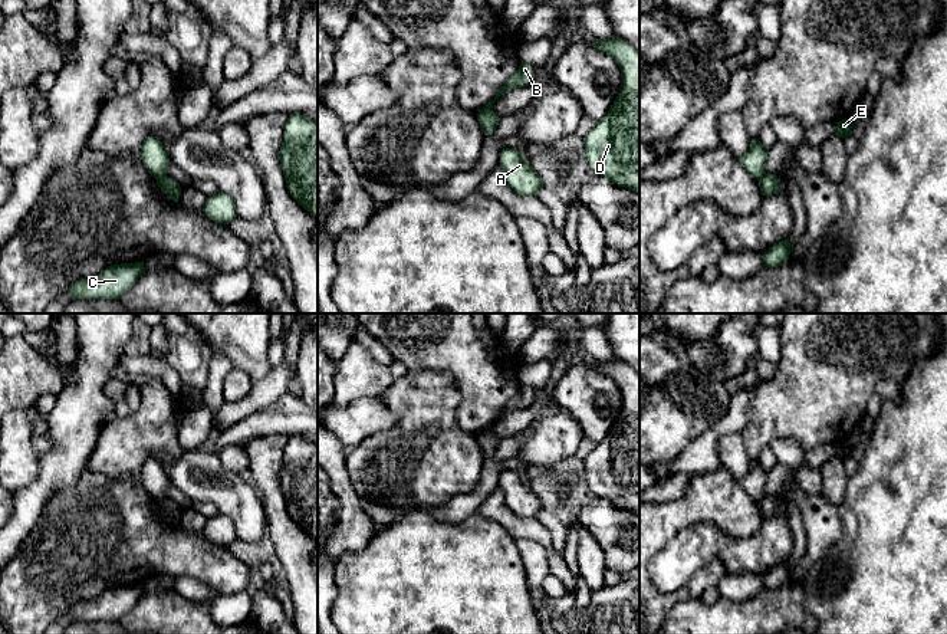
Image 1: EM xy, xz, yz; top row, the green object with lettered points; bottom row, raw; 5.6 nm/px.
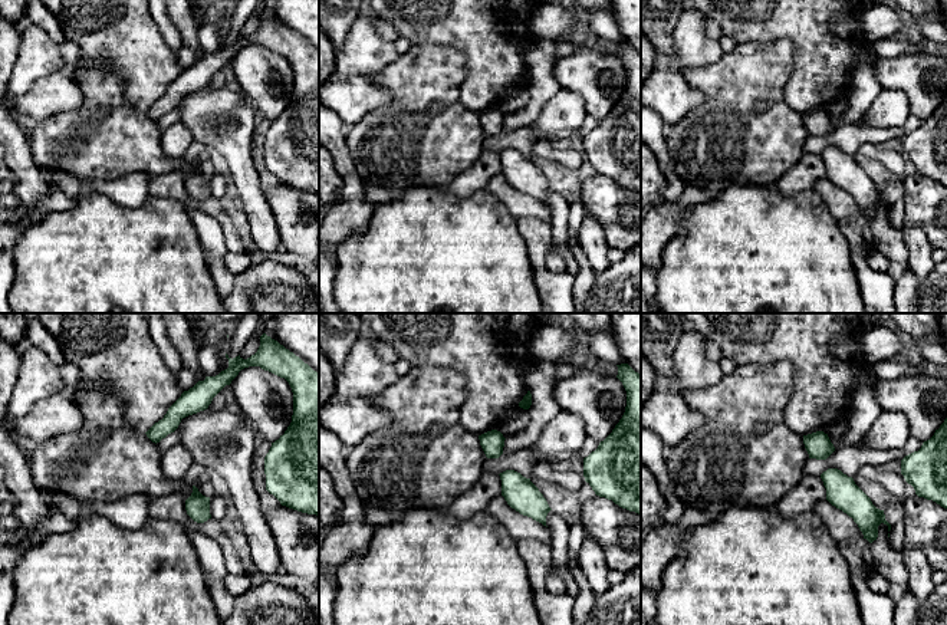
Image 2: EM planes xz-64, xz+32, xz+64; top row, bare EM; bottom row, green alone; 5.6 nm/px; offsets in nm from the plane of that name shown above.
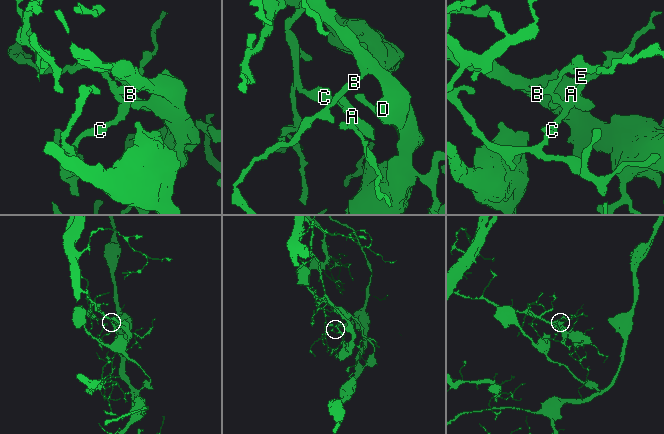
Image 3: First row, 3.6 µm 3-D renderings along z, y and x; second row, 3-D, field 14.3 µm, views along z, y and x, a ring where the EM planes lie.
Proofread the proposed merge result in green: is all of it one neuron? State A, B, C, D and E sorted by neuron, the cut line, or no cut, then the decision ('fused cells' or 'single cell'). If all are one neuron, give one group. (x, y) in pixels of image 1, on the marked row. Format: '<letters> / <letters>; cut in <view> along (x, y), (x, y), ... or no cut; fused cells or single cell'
A C E / B D; cut in xz along (490, 108), (477, 114); fused cells

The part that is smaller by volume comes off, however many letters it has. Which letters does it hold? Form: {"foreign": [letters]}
{"foreign": ["A", "C", "E"]}

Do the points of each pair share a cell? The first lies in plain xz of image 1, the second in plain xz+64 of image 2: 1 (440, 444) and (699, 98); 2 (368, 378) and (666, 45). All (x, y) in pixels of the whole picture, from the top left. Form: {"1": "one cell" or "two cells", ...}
{"1": "two cells", "2": "two cells"}

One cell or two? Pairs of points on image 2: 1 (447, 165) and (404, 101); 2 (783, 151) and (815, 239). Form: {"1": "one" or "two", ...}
{"1": "one", "2": "two"}

